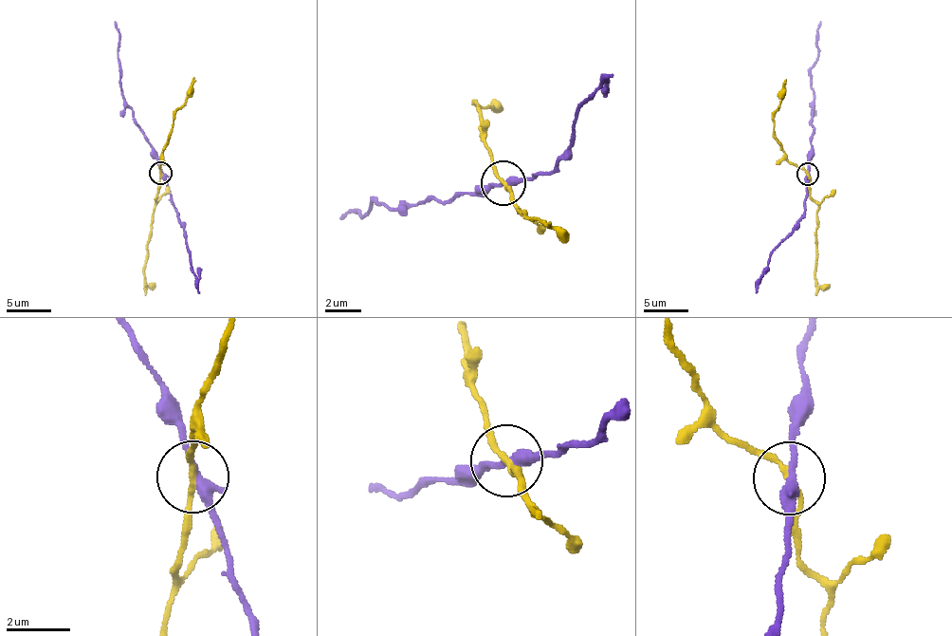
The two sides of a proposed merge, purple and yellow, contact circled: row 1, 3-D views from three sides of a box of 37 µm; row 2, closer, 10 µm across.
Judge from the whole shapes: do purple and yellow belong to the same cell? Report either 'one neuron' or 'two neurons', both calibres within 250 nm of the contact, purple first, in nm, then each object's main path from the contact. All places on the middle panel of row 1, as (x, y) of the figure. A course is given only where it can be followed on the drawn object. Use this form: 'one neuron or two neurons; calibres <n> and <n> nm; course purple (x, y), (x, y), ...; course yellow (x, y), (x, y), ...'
two neurons; calibres 300 and 170 nm; course purple (502, 183), (430, 201), (369, 199), (362, 216), (353, 209), (339, 216); course yellow (502, 183), (511, 191), (517, 210), (539, 219), (566, 241)

